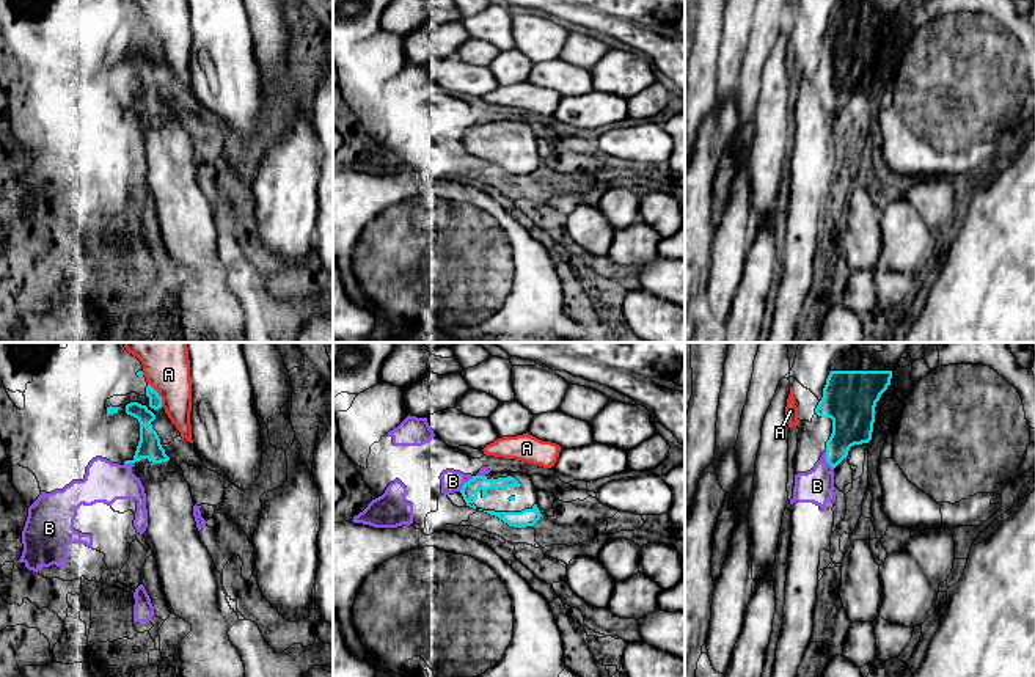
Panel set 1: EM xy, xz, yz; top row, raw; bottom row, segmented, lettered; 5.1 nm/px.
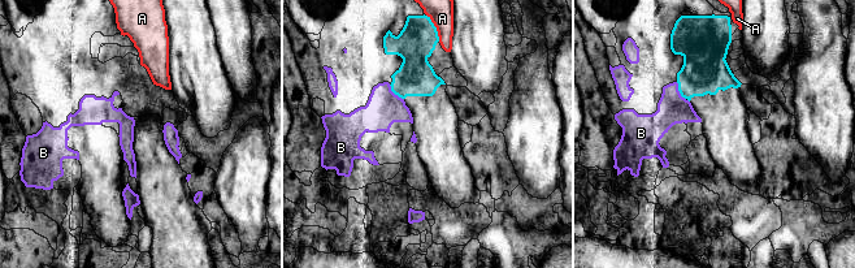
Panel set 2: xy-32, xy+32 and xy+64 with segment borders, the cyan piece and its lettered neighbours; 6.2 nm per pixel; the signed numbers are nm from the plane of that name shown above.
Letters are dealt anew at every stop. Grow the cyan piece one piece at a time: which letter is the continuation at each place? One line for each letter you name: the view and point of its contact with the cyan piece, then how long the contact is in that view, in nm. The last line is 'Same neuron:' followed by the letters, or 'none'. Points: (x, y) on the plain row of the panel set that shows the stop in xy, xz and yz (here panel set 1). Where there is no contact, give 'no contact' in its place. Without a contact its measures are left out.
Same neuron: none

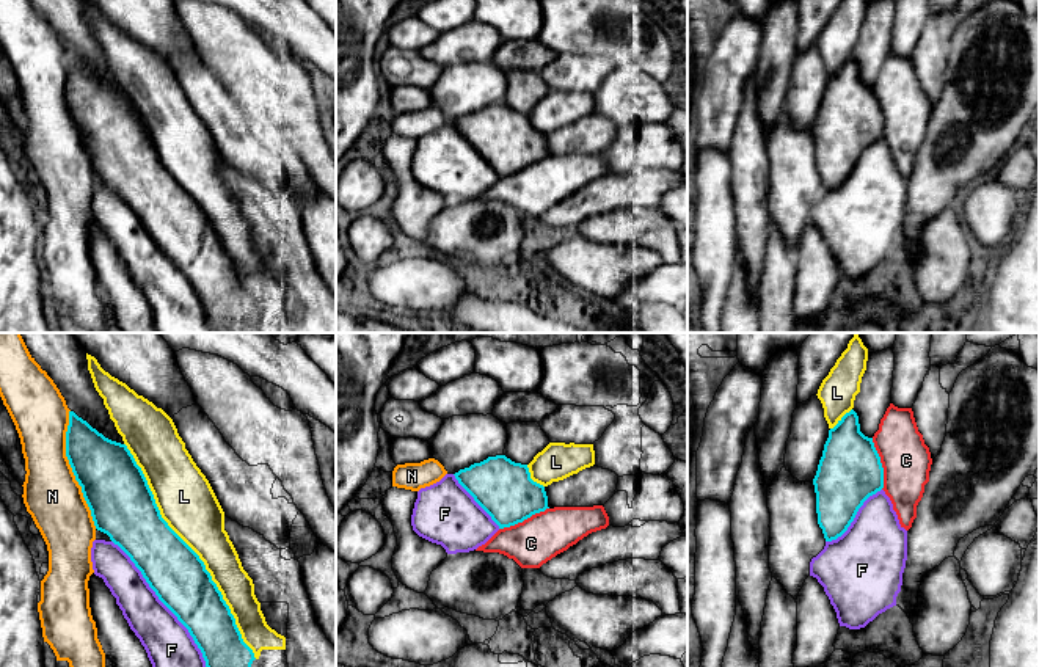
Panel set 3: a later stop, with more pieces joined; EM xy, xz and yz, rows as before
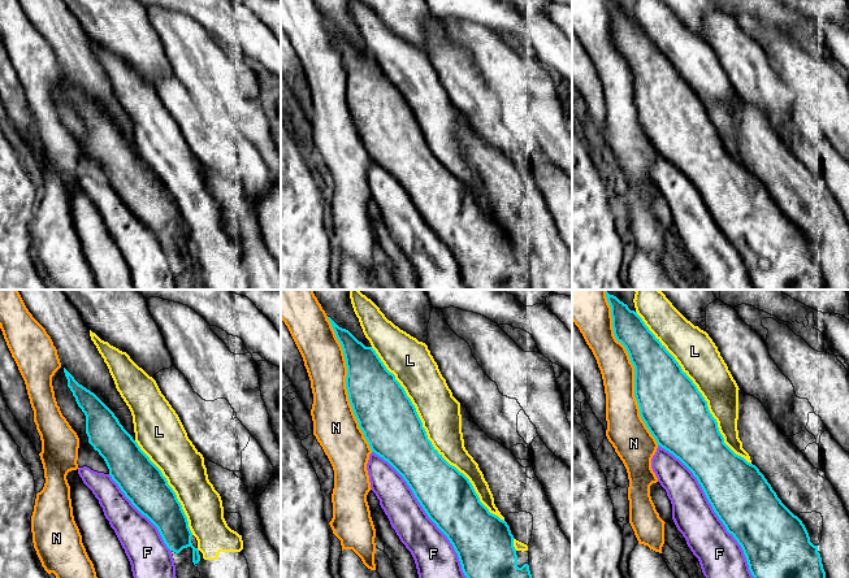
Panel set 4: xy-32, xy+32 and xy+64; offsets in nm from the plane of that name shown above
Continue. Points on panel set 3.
Same neuron: none

